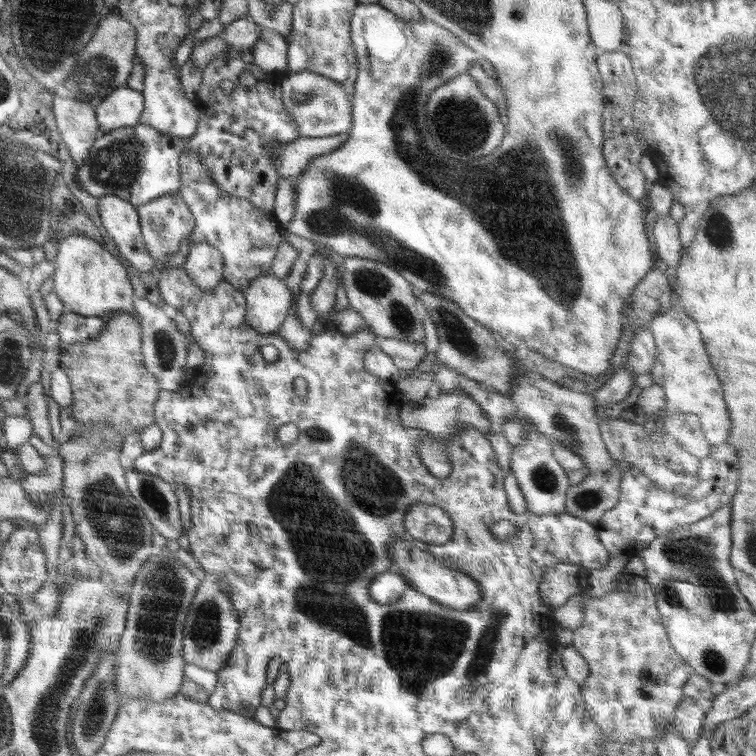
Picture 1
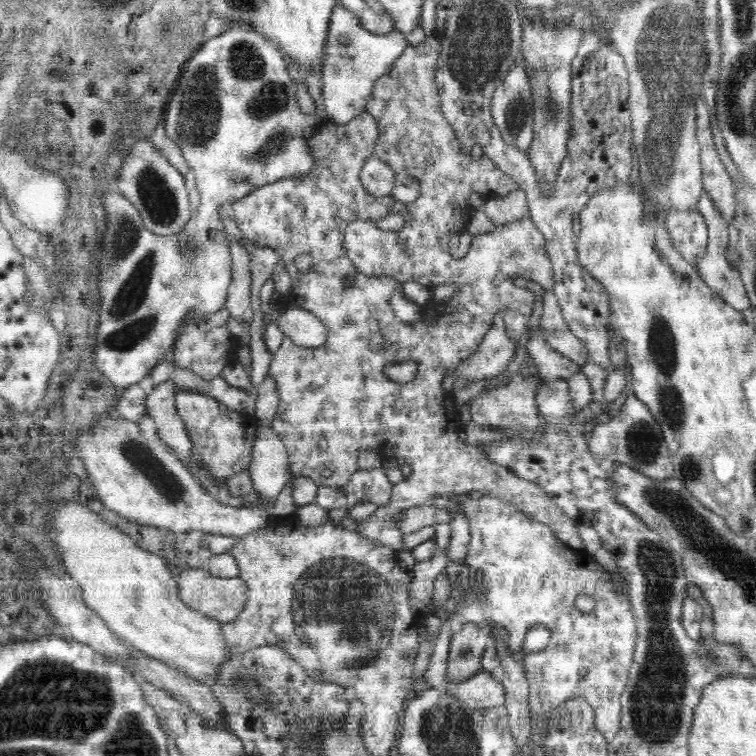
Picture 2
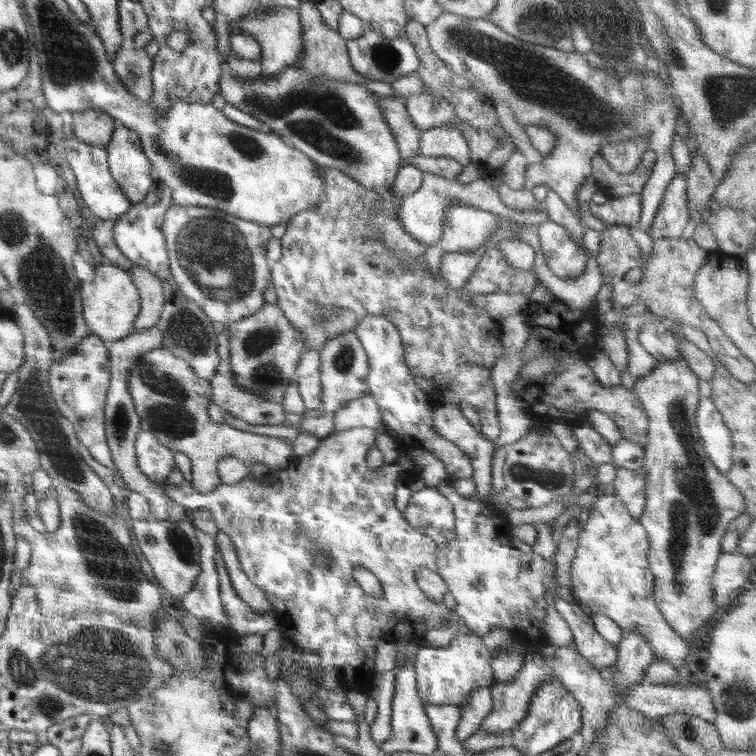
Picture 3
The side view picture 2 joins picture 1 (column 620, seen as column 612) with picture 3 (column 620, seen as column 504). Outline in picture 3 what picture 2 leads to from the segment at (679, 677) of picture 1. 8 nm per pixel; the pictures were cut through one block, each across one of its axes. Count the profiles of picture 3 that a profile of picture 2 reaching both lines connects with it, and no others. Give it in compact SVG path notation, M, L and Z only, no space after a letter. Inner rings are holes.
M602 494L598 502L594 504L580 536L578 537L578 548L570 567L570 578L575 590L578 604L588 606L589 616L604 614L612 618L621 628L622 632L637 632L641 634L652 646L655 658L668 662L672 668L684 666L689 658L689 644L672 627L669 626L653 597L655 589L653 574L649 569L649 538L639 520L628 514L626 506L615 495L606 496Z

